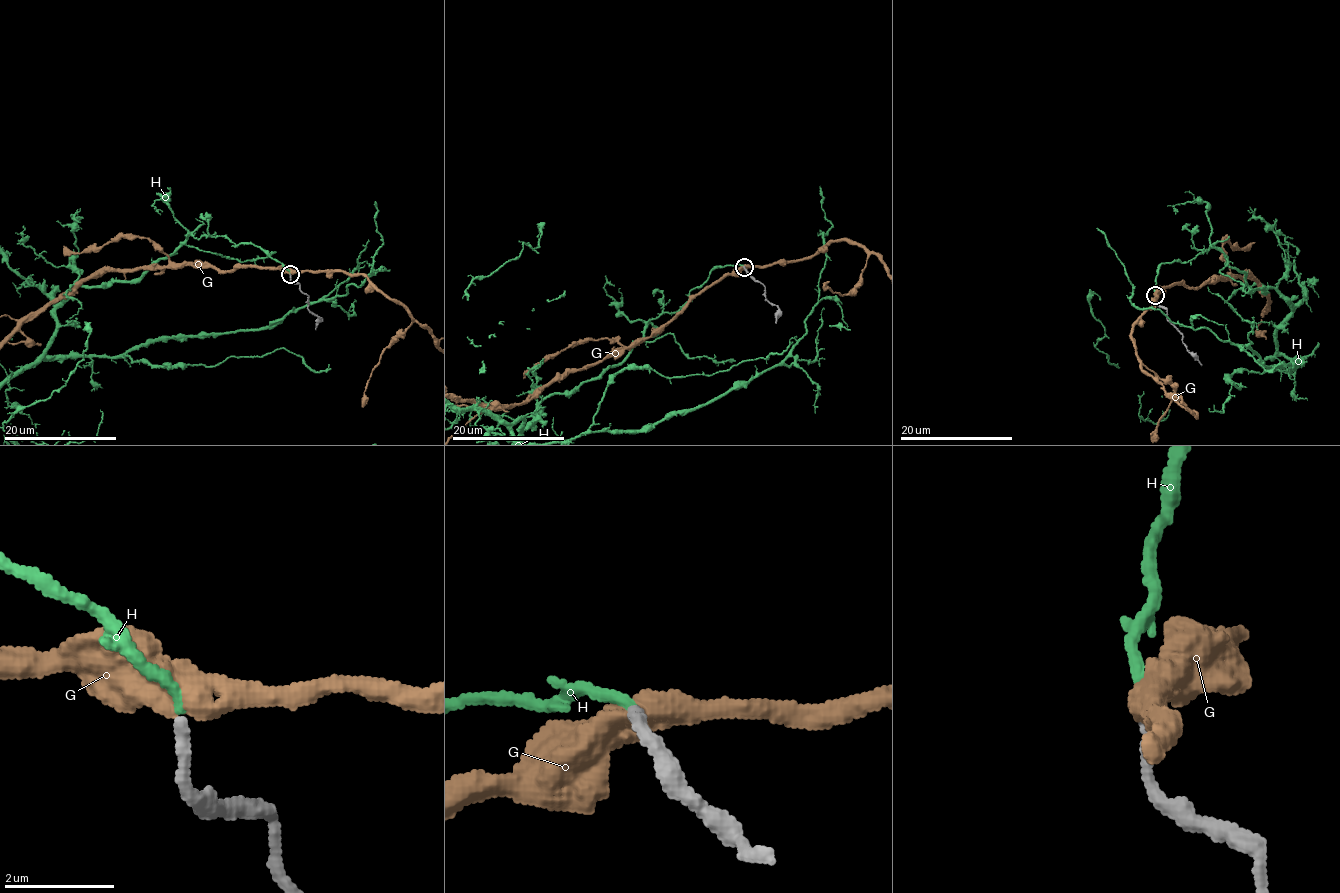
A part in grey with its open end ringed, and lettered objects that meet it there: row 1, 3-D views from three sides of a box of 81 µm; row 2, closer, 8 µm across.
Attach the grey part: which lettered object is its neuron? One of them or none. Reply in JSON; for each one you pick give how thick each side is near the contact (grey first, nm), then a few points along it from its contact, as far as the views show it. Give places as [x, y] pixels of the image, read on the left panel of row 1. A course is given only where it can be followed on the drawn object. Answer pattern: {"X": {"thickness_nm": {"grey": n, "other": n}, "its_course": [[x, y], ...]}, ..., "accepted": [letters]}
{"H": {"thickness_nm": {"grey": 200, "other": 200}}, "accepted": ["H"]}

